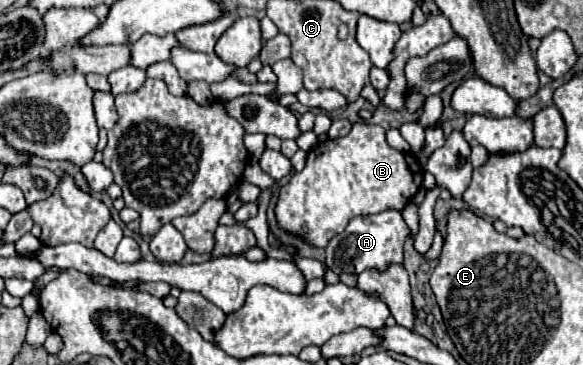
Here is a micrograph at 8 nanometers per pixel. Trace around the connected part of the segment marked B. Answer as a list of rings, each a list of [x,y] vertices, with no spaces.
[[[353,123],[345,137],[325,139],[311,147],[305,169],[293,173],[289,183],[281,187],[275,207],[279,225],[289,233],[303,235],[315,247],[327,247],[331,237],[339,235],[353,217],[381,213],[391,207],[403,209],[423,181],[423,167],[415,161],[413,175],[409,157],[409,153],[387,145],[381,125]]]

